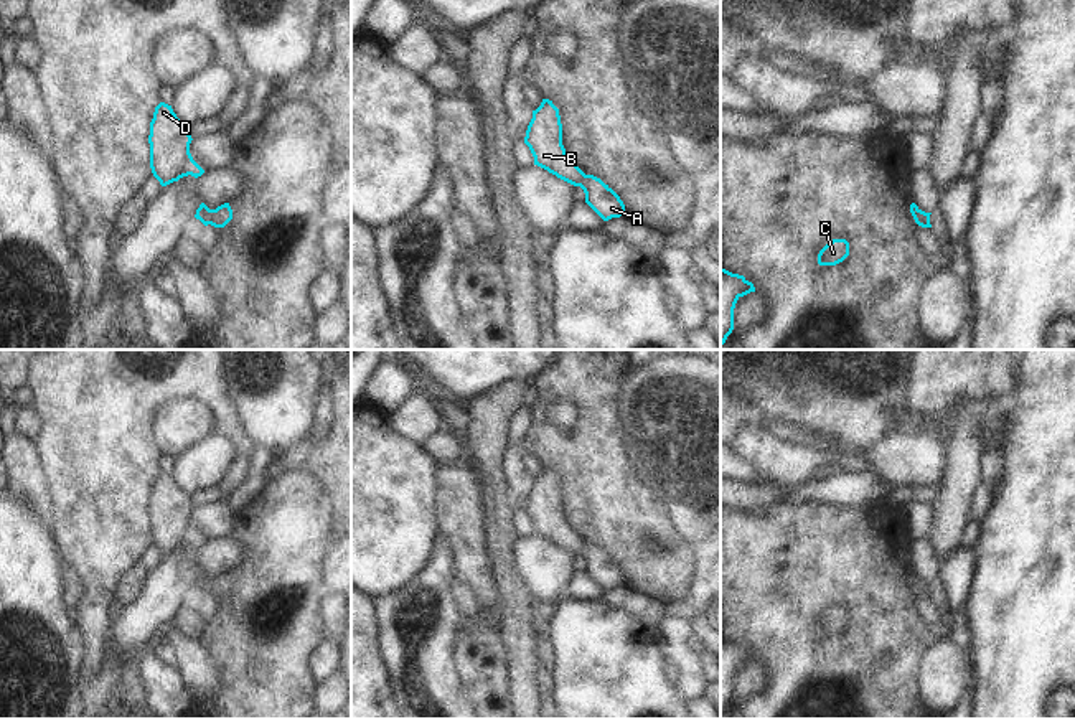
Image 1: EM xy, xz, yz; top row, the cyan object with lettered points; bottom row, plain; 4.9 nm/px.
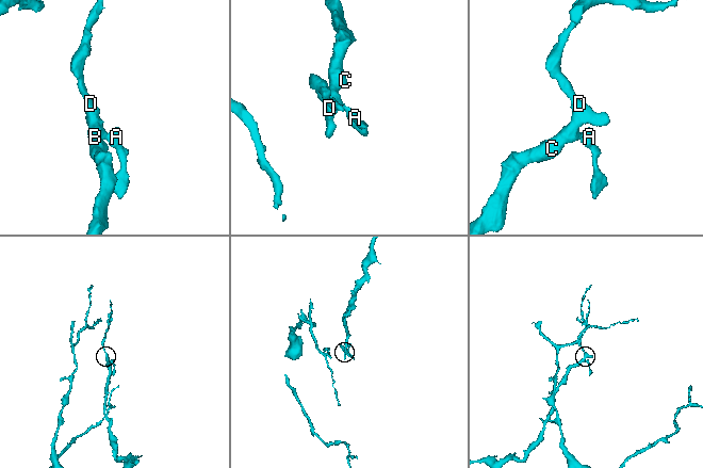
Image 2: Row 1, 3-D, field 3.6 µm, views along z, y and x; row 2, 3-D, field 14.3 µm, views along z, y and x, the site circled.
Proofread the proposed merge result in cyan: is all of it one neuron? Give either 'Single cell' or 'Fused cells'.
Single cell

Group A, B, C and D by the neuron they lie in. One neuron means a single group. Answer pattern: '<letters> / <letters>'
A B C D

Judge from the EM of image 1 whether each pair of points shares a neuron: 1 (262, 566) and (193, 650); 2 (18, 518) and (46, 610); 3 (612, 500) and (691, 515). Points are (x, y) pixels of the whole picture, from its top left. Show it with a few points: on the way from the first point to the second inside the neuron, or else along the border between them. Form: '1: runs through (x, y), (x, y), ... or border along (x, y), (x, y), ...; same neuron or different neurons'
1: border along (197, 642), (206, 652), (216, 678); different neurons
2: runs through (18, 541), (18, 582), (23, 587); same neuron
3: border along (640, 480), (666, 513), (666, 520), (688, 541); different neurons

